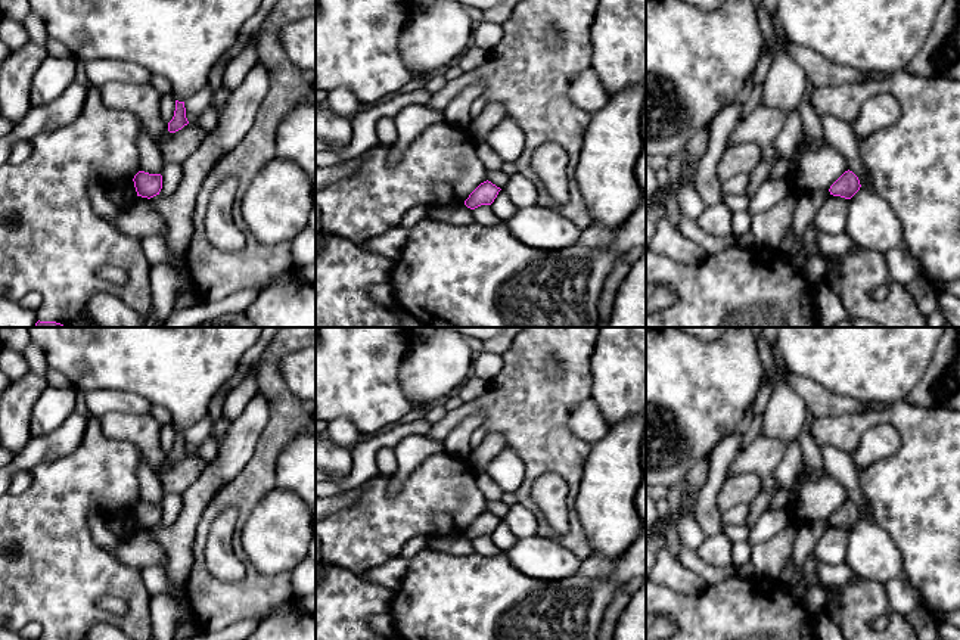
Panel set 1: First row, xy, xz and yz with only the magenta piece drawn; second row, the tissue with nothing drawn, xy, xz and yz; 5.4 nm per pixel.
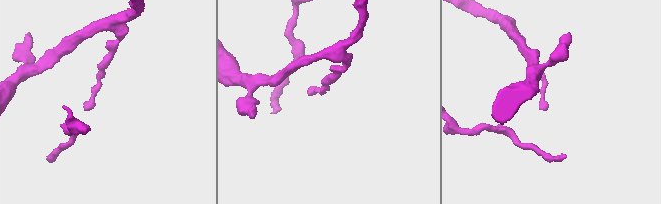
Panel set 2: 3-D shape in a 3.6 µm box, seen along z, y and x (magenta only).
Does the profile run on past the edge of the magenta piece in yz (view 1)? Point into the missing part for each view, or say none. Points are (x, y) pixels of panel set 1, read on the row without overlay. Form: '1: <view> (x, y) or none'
1: none

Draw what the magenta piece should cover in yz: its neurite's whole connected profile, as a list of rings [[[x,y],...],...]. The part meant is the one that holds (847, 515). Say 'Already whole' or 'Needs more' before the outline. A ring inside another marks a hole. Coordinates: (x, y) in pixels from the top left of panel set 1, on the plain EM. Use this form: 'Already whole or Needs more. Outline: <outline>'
Already whole. Outline: [[[845,501],[829,519],[830,525],[851,529],[861,515],[858,507],[852,501]]]

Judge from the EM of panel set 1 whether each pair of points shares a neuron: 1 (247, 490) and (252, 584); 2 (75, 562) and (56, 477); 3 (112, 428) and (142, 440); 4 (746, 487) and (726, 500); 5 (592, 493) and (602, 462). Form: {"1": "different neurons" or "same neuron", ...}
{"1": "same neuron", "2": "same neuron", "3": "same neuron", "4": "same neuron", "5": "same neuron"}

